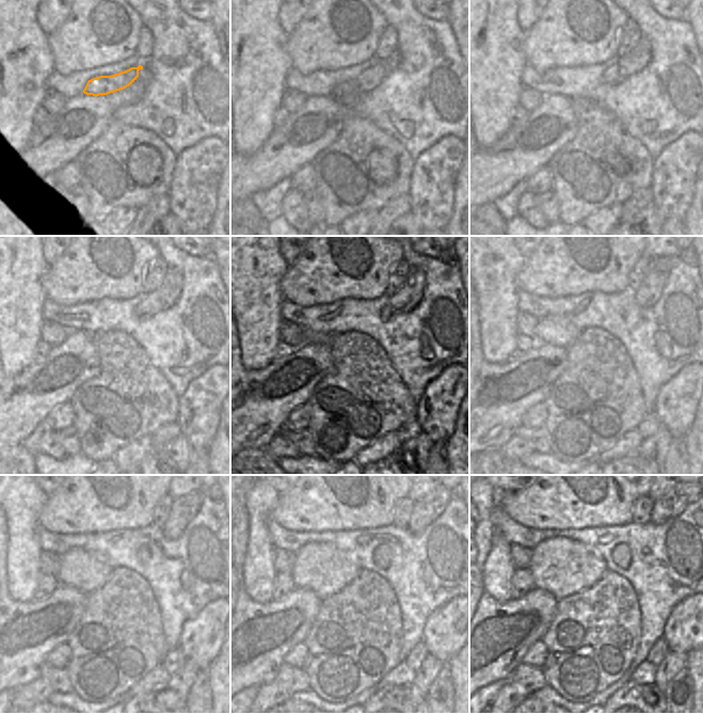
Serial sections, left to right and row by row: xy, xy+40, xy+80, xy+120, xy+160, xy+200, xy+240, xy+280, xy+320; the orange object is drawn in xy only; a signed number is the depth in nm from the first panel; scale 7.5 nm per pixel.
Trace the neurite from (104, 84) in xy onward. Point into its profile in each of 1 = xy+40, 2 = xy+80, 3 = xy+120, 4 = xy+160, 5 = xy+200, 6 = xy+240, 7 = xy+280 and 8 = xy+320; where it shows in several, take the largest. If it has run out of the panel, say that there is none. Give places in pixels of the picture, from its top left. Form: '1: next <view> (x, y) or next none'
1: next xy+40 (348, 92)
2: next xy+80 (636, 61)
3: next xy+120 (168, 292)
4: next xy+160 (410, 294)
5: next xy+200 (649, 291)
6: next xy+240 (182, 508)
7: next xy+280 (426, 509)
8: next xy+320 (670, 505)

